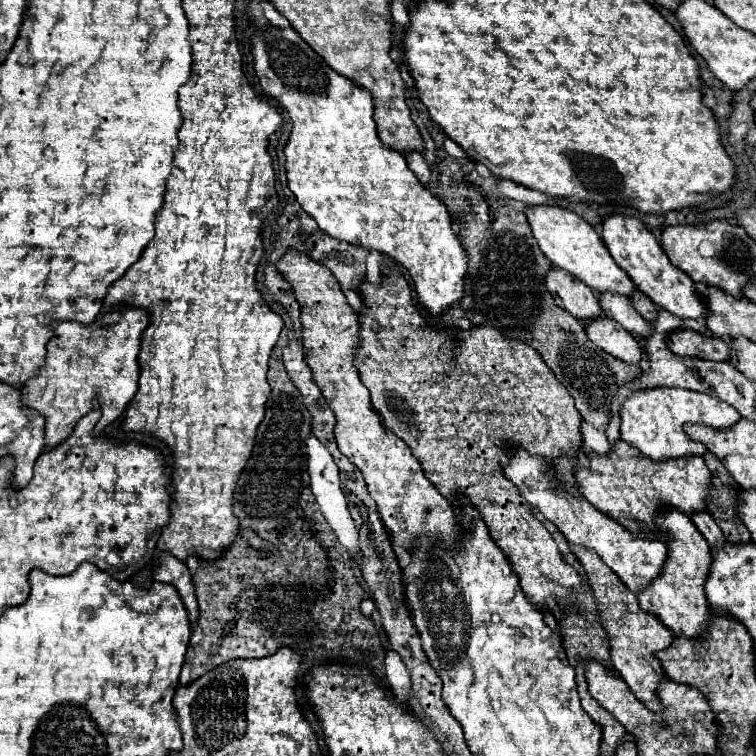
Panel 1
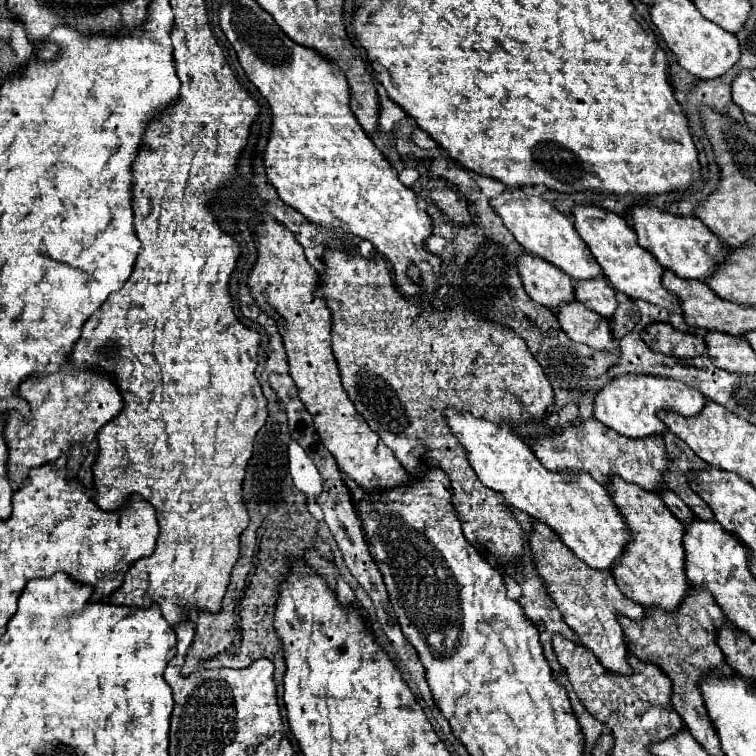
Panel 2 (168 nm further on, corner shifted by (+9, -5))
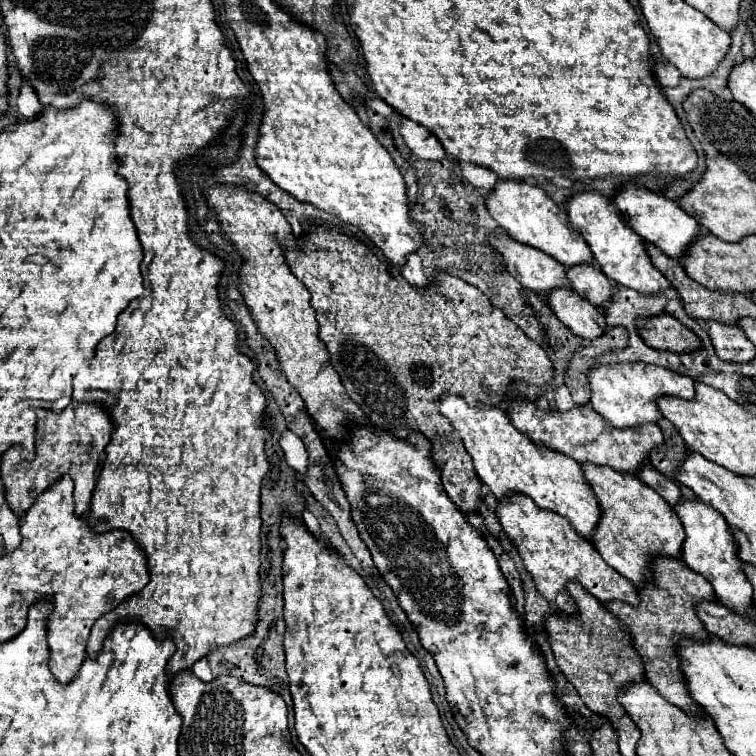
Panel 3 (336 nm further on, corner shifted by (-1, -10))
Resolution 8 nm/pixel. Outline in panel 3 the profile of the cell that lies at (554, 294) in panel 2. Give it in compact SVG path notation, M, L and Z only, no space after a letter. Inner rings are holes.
M489 234L487 244L503 256L503 264L515 280L537 294L547 294L553 288L567 286L565 266L555 258L529 248L517 240L511 240L509 234Z

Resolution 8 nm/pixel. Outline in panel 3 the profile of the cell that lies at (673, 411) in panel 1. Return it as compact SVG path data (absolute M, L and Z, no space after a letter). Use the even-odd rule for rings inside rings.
M621 362L621 364L593 364L587 372L591 386L591 404L593 408L607 418L615 428L641 426L645 422L657 422L661 412L657 408L659 396L679 396L691 400L695 396L693 380L685 374L667 370L655 364L643 362Z

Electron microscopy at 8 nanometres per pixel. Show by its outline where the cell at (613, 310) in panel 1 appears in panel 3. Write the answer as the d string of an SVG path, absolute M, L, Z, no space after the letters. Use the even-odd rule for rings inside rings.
M595 262L567 268L567 278L569 278L573 290L595 306L603 306L611 296L613 286L611 286L609 278L597 268Z

